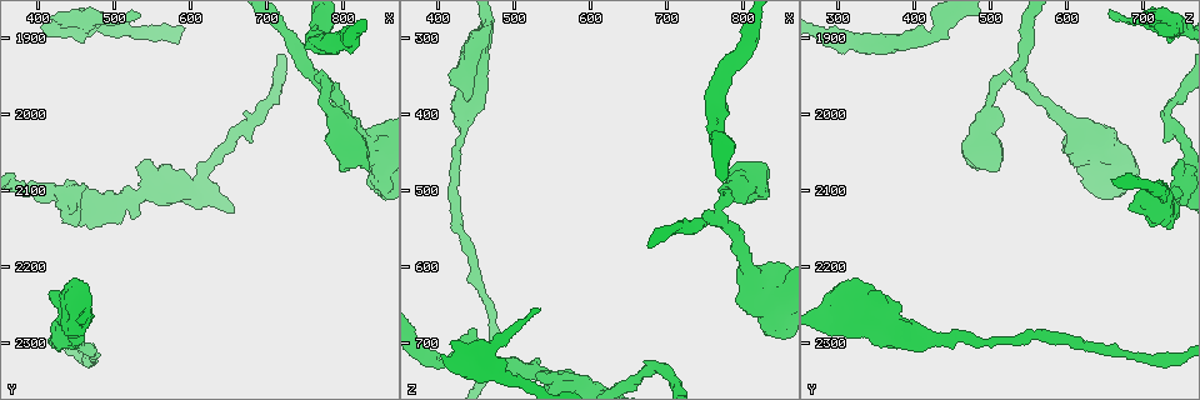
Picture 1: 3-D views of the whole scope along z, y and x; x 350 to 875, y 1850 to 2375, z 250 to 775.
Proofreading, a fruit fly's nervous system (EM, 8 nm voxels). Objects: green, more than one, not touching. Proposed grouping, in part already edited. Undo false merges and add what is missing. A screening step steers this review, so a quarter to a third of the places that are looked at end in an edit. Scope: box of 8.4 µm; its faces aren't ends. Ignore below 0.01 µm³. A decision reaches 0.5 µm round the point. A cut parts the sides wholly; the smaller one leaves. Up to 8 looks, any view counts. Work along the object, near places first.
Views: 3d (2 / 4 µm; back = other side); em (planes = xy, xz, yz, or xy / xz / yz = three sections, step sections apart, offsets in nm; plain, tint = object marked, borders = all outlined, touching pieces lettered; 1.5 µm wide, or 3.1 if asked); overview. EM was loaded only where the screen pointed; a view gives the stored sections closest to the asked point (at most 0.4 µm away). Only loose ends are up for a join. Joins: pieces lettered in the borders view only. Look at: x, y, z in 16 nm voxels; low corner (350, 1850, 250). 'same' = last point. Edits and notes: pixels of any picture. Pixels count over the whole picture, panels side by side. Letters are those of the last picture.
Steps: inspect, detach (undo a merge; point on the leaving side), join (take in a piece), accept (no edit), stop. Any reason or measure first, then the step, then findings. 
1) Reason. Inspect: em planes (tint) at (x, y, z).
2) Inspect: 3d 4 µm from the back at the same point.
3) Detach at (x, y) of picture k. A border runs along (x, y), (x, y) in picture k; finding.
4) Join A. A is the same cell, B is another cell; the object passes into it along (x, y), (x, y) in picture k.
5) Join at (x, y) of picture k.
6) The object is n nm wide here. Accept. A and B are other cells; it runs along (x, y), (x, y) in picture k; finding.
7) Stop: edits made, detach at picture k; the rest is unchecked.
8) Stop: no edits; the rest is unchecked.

Free end. Inspect: em yz step 4 (tint) at (405, 1885, 715).

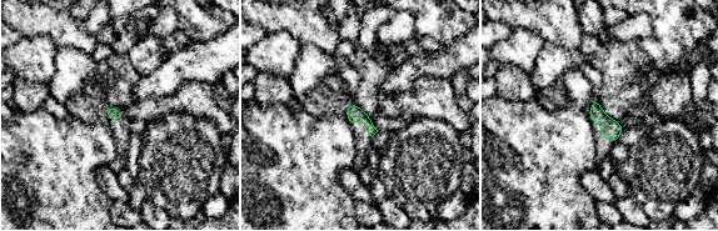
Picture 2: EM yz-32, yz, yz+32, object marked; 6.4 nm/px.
See the neighbours. Inspect: em yz step 4 (borders) at the same point.

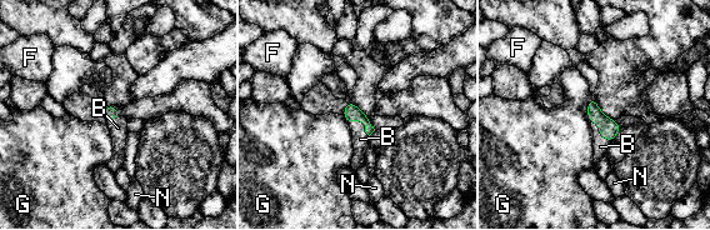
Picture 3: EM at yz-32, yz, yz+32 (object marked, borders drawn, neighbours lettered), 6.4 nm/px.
Join B. B is the same cell, F, G and N are other cells; the object passes into it along (351, 113), (364, 121), (360, 139) in picture 3; it goes on there.

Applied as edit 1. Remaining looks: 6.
Branch point. Inspect: 3d 4 µm from the back at (775, 1960, 540).

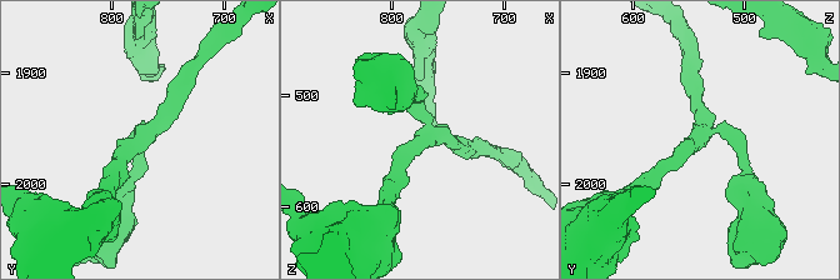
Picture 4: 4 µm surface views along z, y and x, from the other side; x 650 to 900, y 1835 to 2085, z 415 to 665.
3 arms meet here; the arms are 200, 220, 220 nm wide; shape alone is not enough. Inspect: em xz step 4 (borders) at (770, 1958, 538).

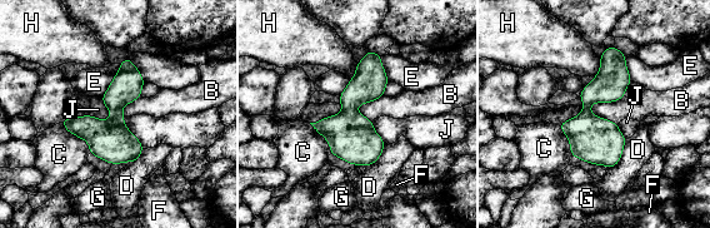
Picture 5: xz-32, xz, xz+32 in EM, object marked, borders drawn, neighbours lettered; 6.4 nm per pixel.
Accept. B, C, D, E, F, G, H and J are other cells; a border runs along (625, 97), (595, 102), (588, 110) in picture 5; all the same neuron.

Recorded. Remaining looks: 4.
Abrupt turn. Inspect: em yz step 4 (borders) at (775, 1885, 440).

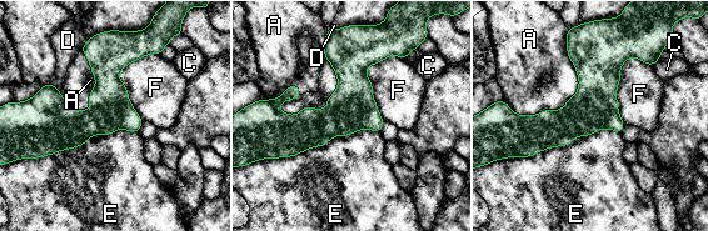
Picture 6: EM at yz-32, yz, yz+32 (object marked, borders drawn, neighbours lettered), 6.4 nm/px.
Accept. A, C, D, E and F are other cells; a border runs along (394, 54), (365, 71), (385, 121) in picture 6; all the same neuron.

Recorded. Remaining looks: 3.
Stop: edits made, join at picture 3; the rest is unchecked.

